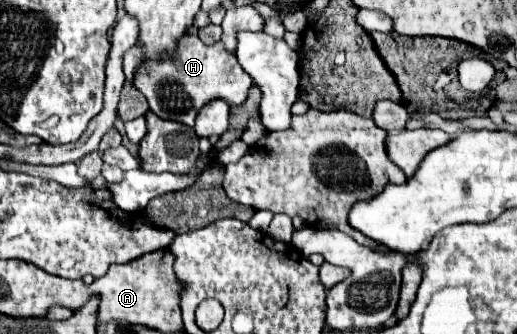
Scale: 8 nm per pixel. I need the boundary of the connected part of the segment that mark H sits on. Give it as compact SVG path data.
M185 34L177 42L175 52L167 52L159 62L147 60L135 72L133 86L149 100L149 110L163 120L175 120L187 126L195 124L195 116L211 100L227 100L231 106L243 104L251 88L251 78L241 70L235 54L227 54L223 42L205 46L199 36Z

